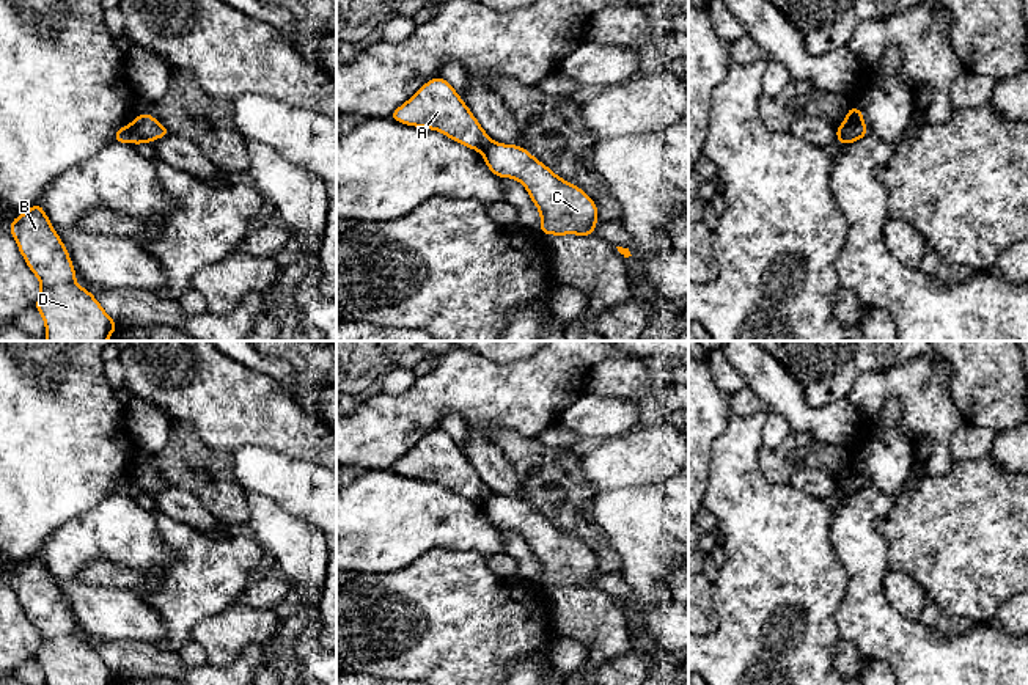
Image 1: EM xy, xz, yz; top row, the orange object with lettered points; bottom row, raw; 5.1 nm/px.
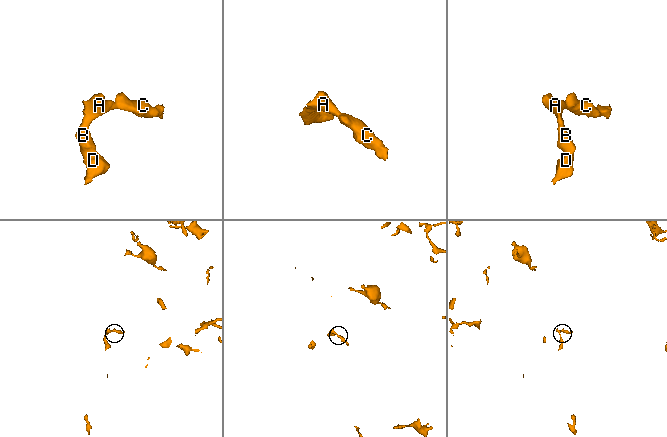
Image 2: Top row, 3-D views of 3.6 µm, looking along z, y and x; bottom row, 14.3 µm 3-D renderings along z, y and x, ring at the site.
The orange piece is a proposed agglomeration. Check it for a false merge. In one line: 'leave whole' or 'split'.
split

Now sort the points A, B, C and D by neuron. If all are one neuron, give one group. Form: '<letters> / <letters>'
A B D / C

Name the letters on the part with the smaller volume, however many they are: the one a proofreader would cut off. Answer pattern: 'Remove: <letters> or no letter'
Remove: C

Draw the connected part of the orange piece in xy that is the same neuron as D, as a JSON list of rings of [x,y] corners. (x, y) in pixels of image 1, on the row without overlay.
[[[41,553],[22,567],[17,567],[9,575],[9,583],[27,617],[41,635],[35,660],[44,671],[46,685],[113,685],[118,680],[94,647],[75,635],[77,624],[69,605],[52,580],[50,570],[44,566]]]

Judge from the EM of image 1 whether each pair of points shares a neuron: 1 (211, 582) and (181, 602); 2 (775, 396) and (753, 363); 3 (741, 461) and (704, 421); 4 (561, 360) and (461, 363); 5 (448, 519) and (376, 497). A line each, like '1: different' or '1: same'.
1: same
2: same
3: different
4: same
5: same

